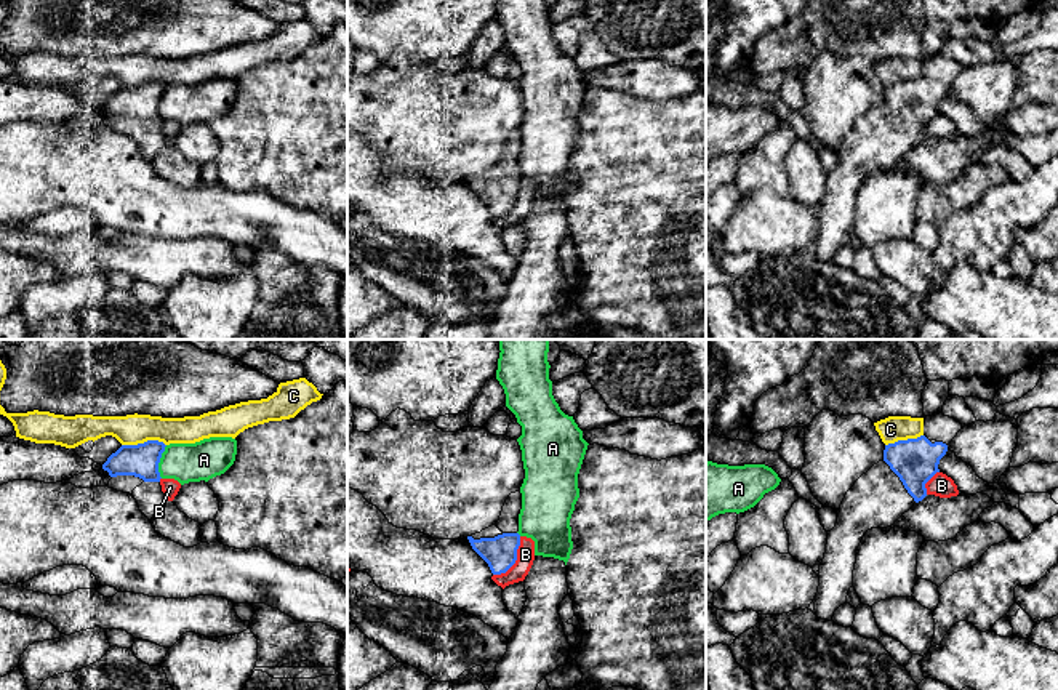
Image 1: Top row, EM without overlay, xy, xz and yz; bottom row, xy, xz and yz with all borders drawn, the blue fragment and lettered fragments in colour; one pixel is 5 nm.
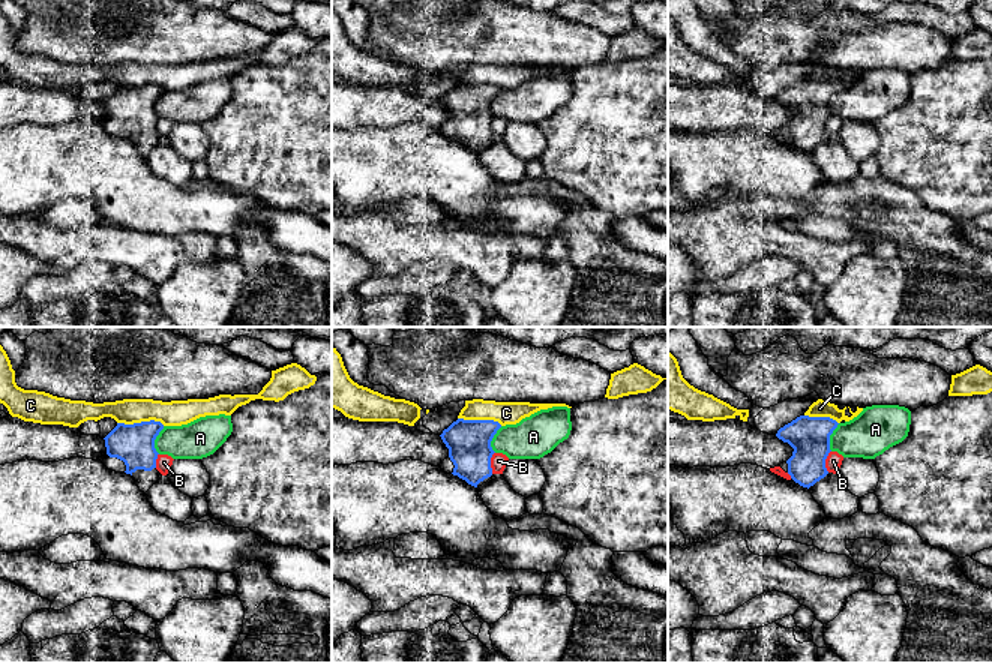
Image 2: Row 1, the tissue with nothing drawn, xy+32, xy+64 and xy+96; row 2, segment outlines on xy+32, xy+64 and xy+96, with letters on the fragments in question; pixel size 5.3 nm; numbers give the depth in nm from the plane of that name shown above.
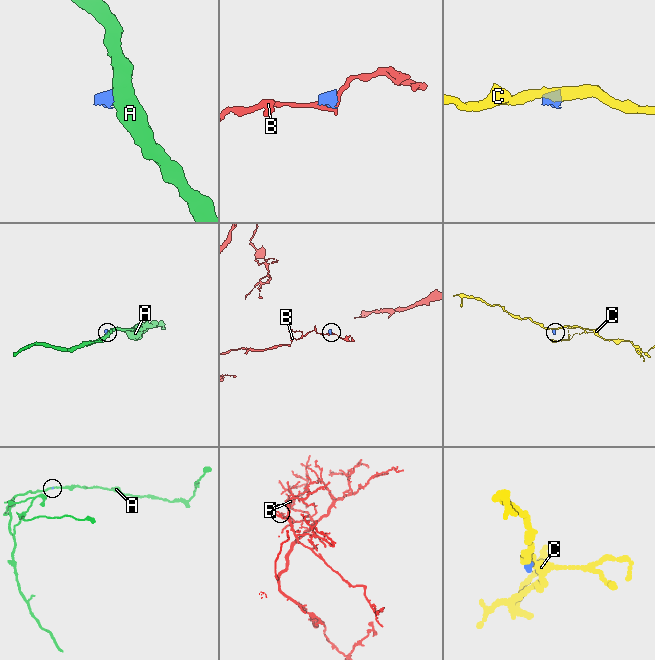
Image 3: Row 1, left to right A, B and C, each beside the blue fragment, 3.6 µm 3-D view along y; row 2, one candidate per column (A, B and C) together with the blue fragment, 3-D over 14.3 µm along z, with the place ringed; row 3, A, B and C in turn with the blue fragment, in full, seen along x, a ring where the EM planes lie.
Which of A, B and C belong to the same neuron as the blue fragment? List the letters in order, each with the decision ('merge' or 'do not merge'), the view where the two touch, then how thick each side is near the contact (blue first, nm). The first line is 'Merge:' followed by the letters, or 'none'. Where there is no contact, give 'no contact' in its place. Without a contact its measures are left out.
Merge: none
A: do not merge; meets blue in xy; 170 nm thick on the blue side, 200 nm on the other
B: do not merge; meets blue in xz; 170 nm thick on the blue side, 100 nm on the other
C: do not merge; meets blue in xy; 170 nm thick on the blue side, 160 nm on the other

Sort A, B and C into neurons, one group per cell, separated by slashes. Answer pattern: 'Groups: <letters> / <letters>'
Groups: A / B / C

